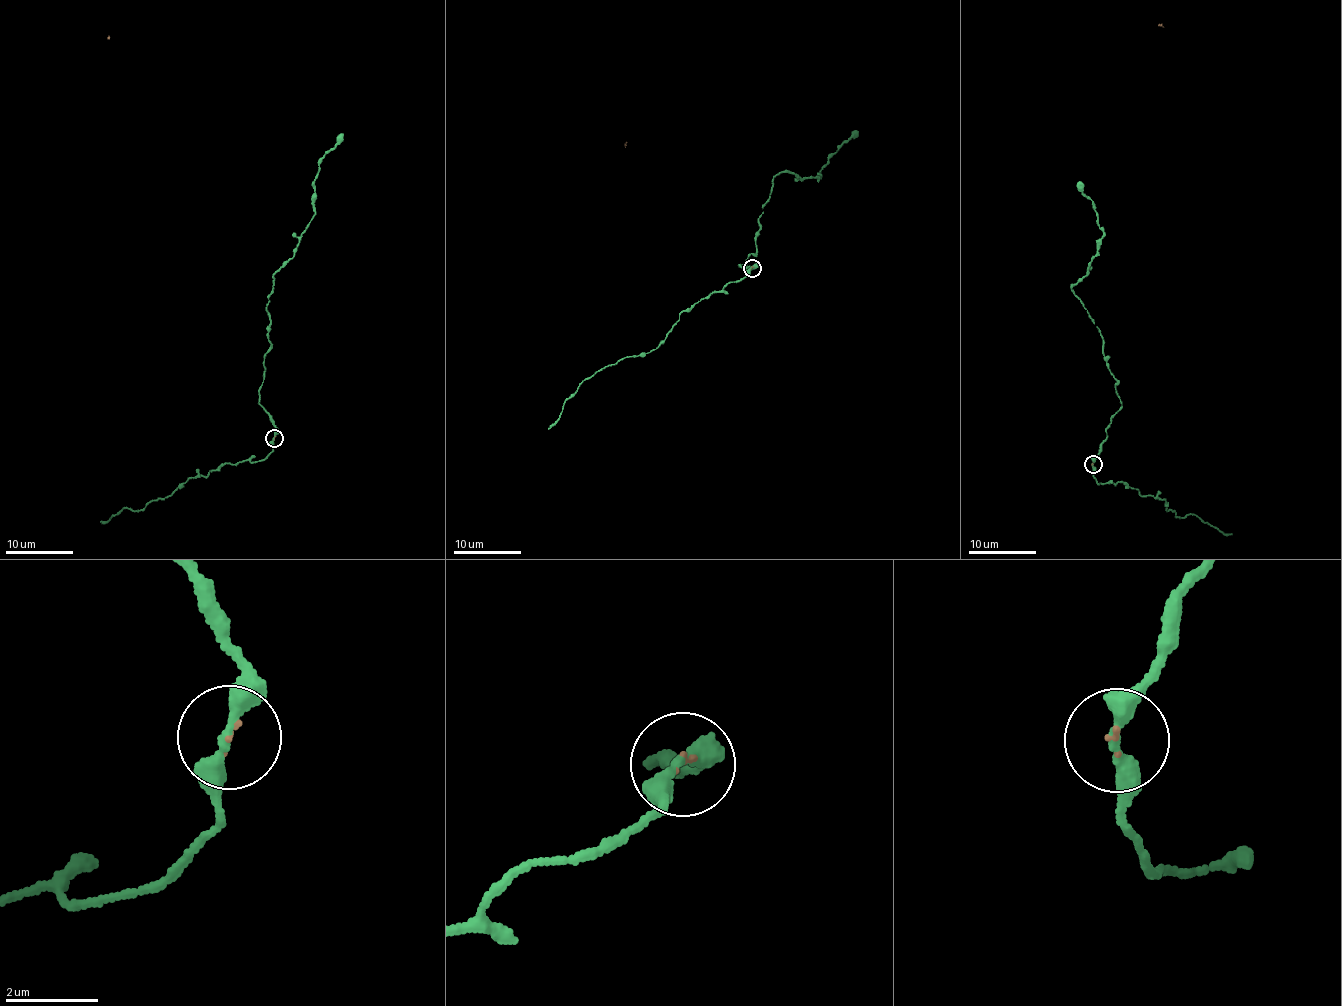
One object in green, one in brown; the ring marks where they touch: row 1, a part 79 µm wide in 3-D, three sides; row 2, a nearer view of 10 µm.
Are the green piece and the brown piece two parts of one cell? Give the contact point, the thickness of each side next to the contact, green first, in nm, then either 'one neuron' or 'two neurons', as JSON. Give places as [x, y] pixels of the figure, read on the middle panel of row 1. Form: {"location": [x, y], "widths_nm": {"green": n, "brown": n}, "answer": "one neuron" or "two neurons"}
{"location": [752, 268], "widths_nm": {"green": 240, "brown": 50}, "answer": "one neuron"}

